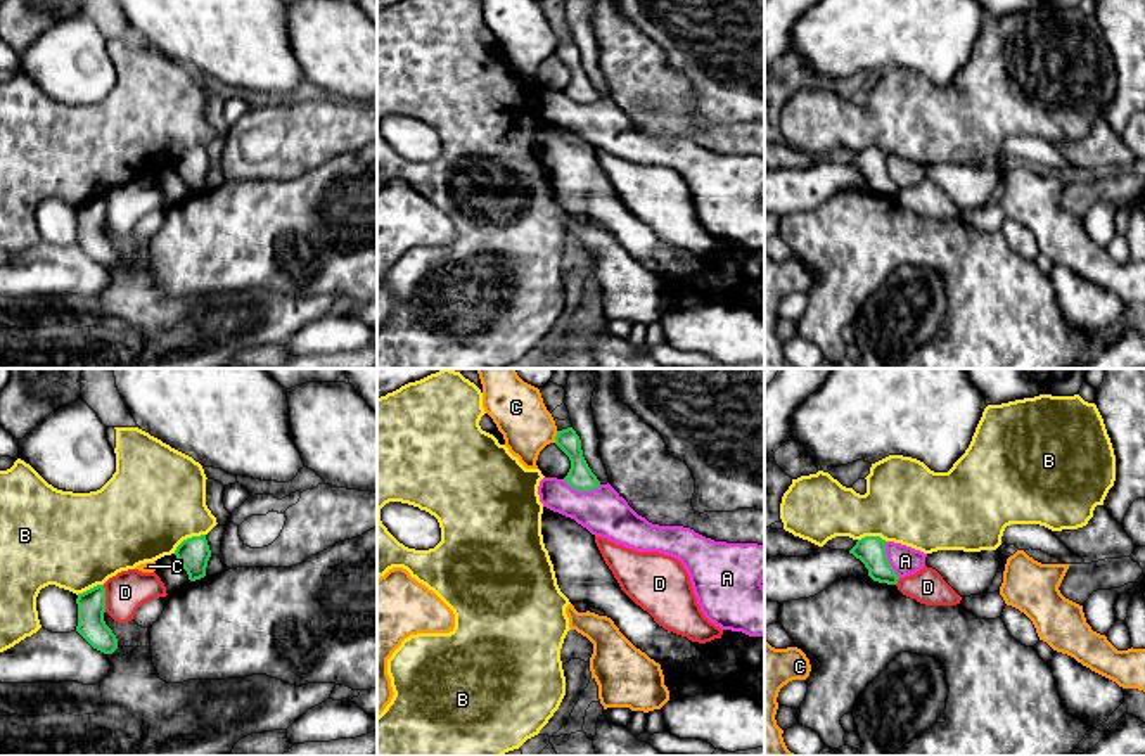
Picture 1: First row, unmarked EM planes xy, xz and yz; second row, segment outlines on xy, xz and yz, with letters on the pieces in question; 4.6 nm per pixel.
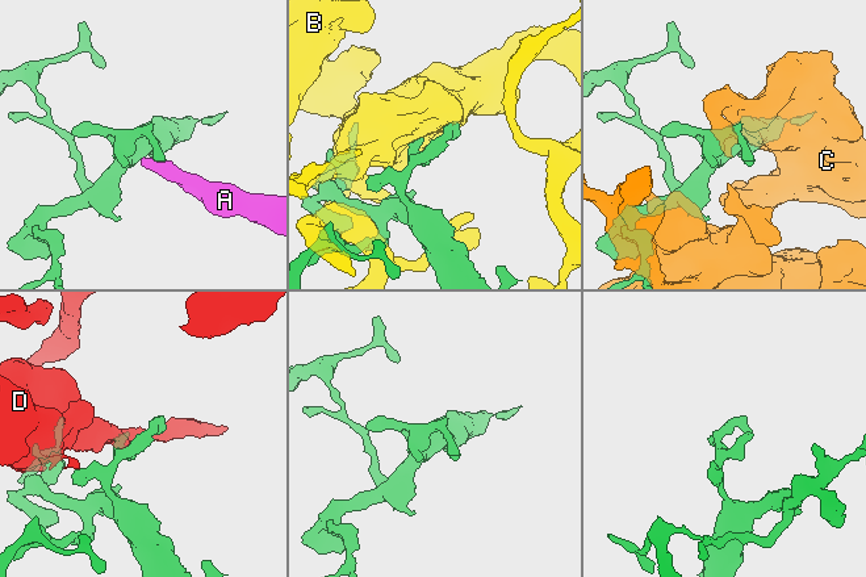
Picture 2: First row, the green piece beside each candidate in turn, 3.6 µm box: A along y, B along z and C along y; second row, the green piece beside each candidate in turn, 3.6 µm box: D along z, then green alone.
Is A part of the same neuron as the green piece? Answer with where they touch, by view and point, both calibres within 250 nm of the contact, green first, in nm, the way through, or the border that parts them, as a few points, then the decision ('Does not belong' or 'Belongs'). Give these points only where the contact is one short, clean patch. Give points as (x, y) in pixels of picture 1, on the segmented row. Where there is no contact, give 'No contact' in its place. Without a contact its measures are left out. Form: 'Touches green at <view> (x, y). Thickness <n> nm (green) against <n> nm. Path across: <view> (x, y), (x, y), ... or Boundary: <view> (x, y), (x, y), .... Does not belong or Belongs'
Touches green at xz (582, 490). Thickness 120 nm (green) against 220 nm. Boundary: xz (562, 480), (576, 490), (595, 490), (601, 485). Does not belong

